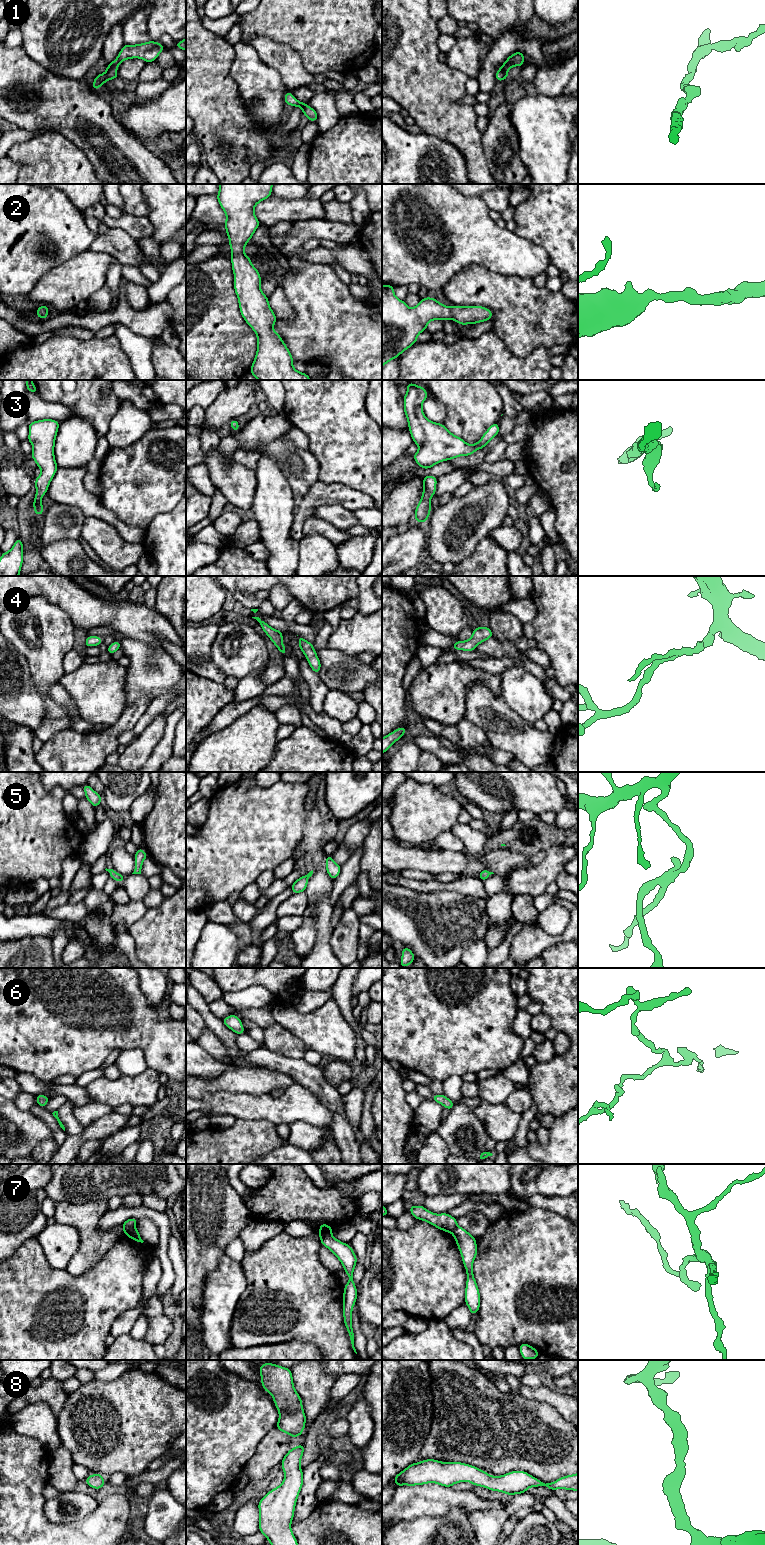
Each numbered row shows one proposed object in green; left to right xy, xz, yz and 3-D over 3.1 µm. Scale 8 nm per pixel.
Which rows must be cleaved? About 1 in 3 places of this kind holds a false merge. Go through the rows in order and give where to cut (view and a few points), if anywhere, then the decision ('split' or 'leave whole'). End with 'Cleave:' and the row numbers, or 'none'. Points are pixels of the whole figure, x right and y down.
1: cut none; leave whole
2: cut none; leave whole
3: cut none; leave whole
4: cut none; leave whole
5: cut none; leave whole
6: cut none; leave whole
7: cut xy (134, 1227), (125, 1233); split
8: cut none; leave whole
Cleave: 7

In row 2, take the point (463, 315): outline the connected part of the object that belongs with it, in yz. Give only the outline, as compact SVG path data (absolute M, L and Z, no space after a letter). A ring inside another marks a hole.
M382 285L382 367L415 344L418 335L426 330L427 325L432 320L452 319L464 326L485 322L492 316L492 311L483 306L452 305L447 307L431 297L421 299L417 306L409 308L405 301L395 296L393 286Z

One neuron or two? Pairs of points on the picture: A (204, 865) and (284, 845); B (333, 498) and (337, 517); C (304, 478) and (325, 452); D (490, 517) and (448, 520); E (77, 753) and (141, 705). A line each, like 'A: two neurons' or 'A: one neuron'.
A: one neuron
B: two neurons
C: two neurons
D: one neuron
E: one neuron

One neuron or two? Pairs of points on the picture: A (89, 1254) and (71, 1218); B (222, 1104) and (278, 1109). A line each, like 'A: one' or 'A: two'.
A: one
B: one

